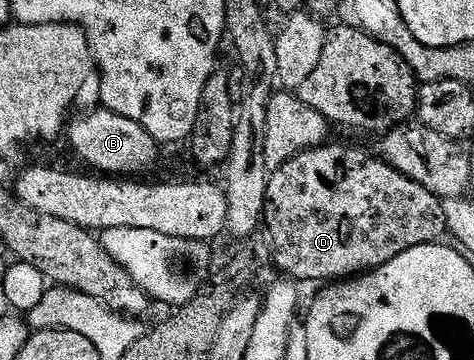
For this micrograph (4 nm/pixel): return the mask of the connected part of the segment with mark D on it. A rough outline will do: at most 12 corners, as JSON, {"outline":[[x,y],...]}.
{"outline":[[326,144],[270,173],[272,265],[352,278],[432,245],[444,201]]}

